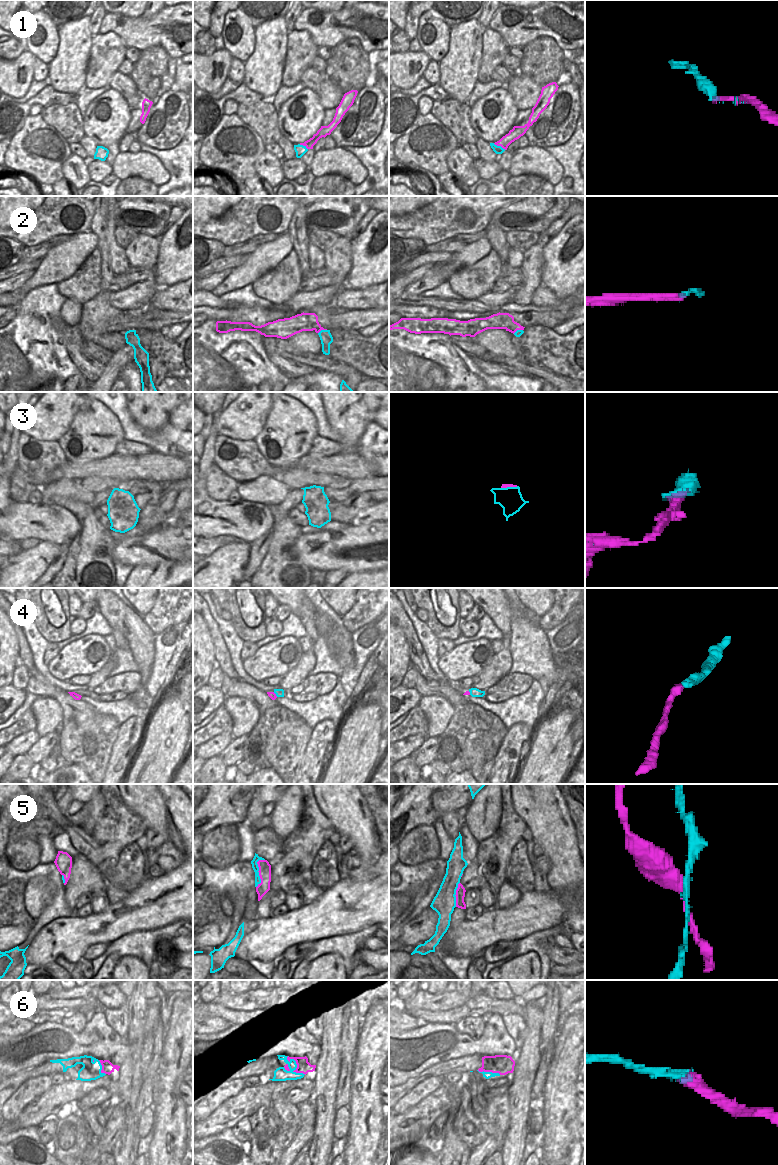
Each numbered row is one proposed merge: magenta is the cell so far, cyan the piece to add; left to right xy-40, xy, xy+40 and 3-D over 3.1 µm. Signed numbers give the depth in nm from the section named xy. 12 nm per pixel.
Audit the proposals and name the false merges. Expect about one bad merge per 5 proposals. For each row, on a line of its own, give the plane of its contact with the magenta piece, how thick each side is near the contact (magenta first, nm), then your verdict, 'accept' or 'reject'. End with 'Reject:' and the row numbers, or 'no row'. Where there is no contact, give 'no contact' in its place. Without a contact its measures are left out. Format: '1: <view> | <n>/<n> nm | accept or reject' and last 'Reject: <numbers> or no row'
1: xy+40 | 140/100 nm | reject
2: xy | 220/150 nm | reject
3: xy+40 | 50/280 nm | accept
4: xy | 90/100 nm | accept
5: xy | 150/80 nm | reject
6: xy | 170/170 nm | accept
Reject: 1, 2, 5

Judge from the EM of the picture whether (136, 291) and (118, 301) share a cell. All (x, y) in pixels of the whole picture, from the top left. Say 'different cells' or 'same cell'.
same cell

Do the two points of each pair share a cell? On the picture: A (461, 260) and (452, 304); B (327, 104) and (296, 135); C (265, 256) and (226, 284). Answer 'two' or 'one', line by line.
A: two
B: two
C: one

